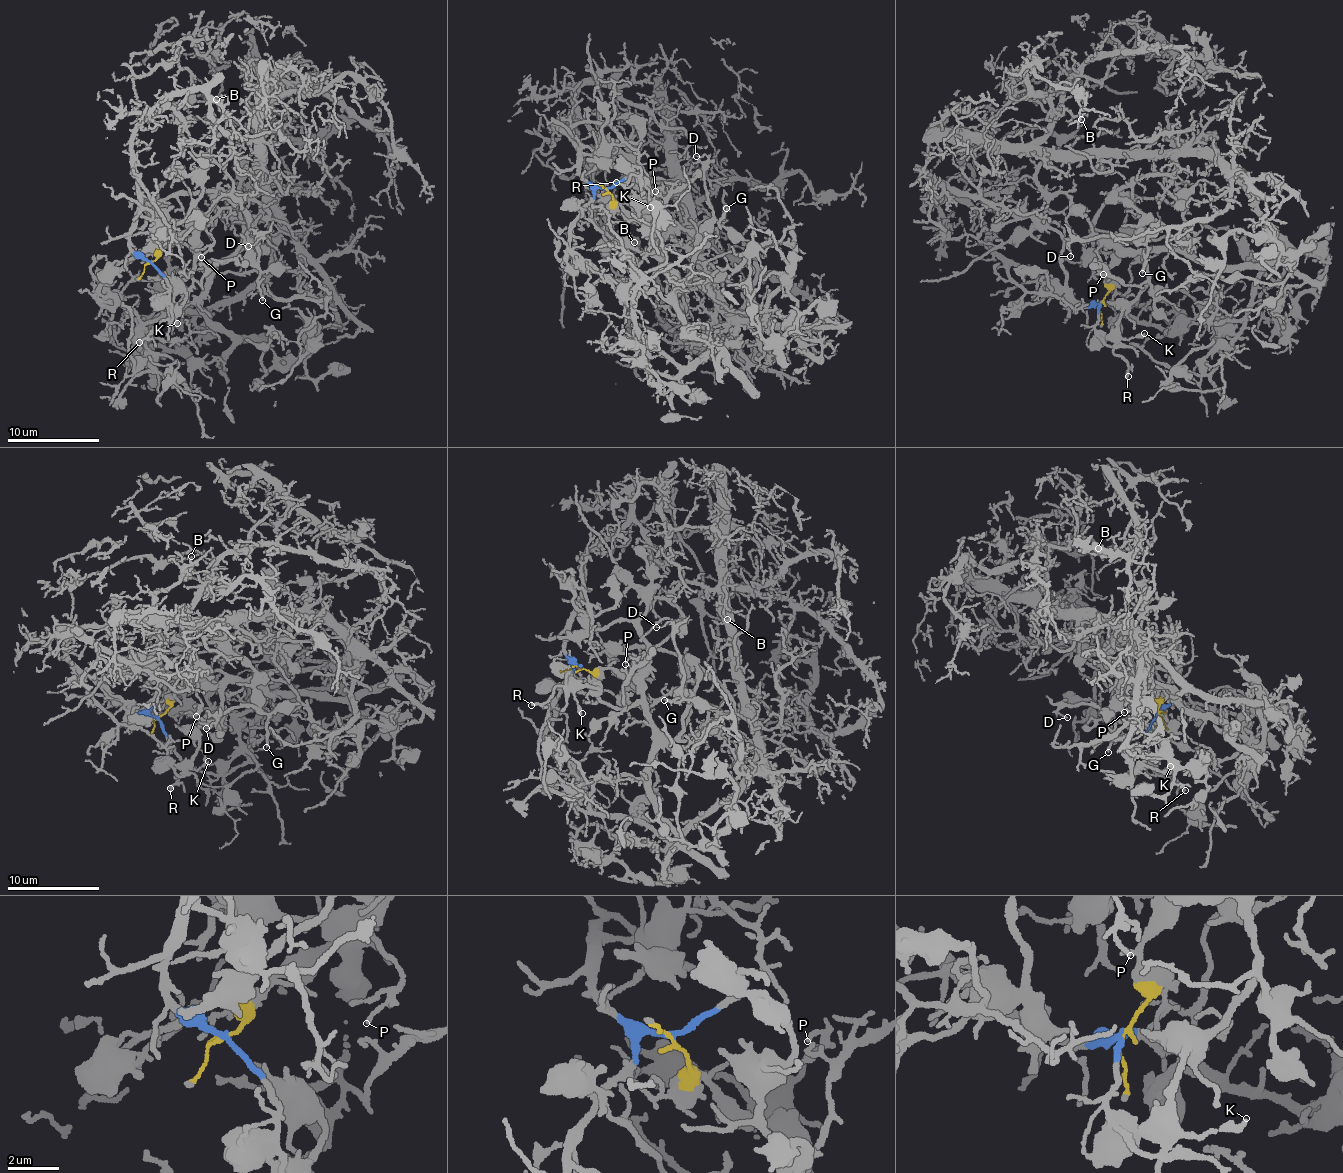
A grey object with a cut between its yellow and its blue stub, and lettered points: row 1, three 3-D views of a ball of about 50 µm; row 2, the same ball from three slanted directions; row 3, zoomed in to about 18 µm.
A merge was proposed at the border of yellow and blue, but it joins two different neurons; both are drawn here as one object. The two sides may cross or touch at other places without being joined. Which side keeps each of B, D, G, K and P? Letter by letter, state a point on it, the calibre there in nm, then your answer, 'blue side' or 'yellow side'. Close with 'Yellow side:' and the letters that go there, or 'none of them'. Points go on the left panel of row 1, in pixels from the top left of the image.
B: place (216, 99); calibre 120 nm; blue side
D: place (248, 246); calibre 90 nm; yellow side
G: place (262, 300); calibre 170 nm; yellow side
K: place (177, 323); calibre 280 nm; yellow side
P: place (201, 257); calibre 90 nm; yellow side
Yellow side: D, G, K, P

